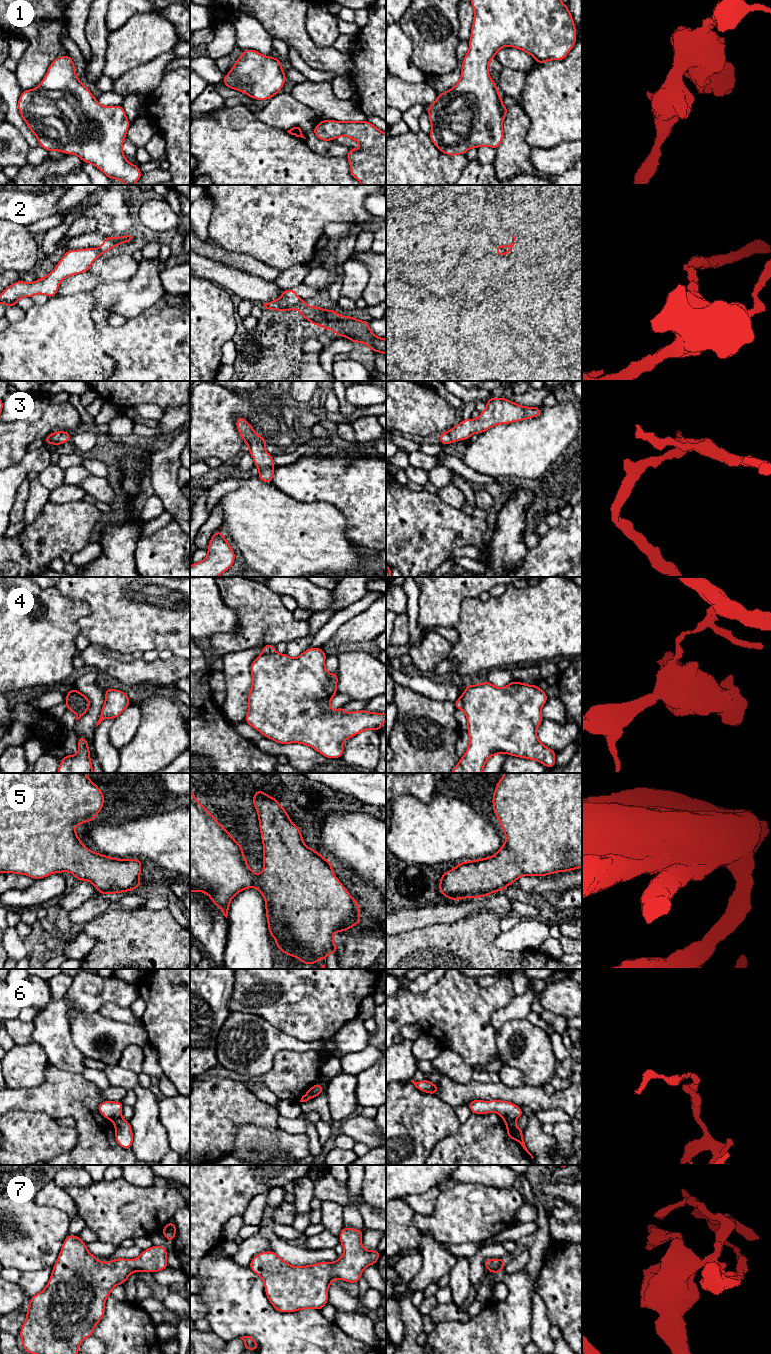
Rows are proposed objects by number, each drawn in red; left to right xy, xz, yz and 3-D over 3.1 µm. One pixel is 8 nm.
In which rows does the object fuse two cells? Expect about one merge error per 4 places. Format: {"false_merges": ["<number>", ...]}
{"false_merges": ["2", "4", "6"]}

